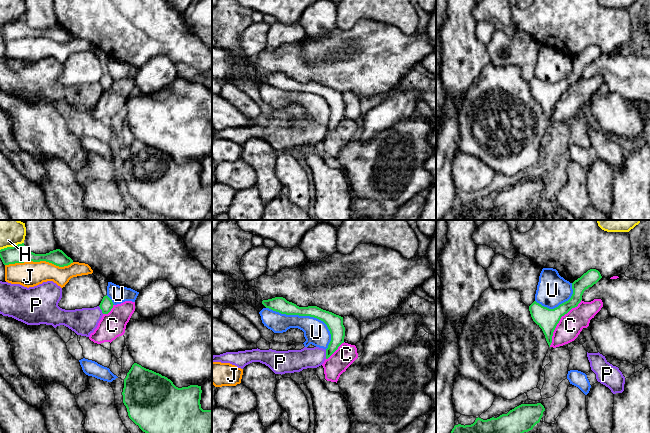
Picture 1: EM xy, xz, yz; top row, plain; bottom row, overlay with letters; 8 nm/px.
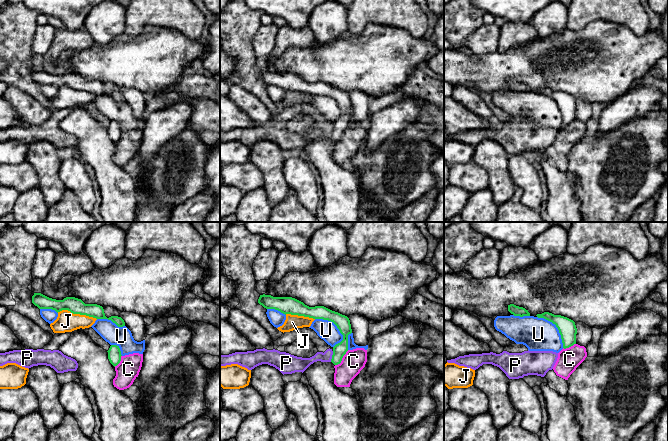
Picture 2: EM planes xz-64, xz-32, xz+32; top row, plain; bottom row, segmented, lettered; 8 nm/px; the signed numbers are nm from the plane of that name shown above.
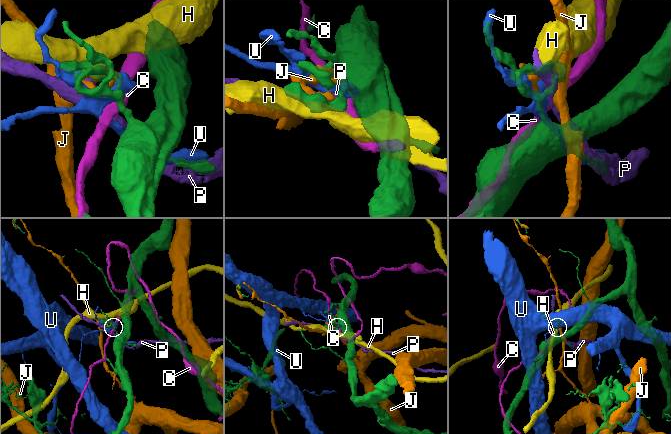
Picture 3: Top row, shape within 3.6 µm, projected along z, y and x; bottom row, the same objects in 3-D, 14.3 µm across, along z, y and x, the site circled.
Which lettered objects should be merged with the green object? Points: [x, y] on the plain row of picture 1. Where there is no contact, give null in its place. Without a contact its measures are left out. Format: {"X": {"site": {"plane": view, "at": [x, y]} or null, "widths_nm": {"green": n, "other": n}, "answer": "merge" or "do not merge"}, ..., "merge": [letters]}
{"C": {"site": {"plane": "yz", "at": [559, 96]}, "widths_nm": {"green": 170, "other": 190}, "answer": "do not merge"}, "H": {"site": {"plane": "xy", "at": [11, 23]}, "widths_nm": {"green": 150, "other": 180}, "answer": "do not merge"}, "J": {"site": {"plane": "xy", "at": [39, 37]}, "widths_nm": {"green": 150, "other": 200}, "answer": "do not merge"}, "P": {"site": {"plane": "xz", "at": [326, 130]}, "widths_nm": {"green": 130, "other": 180}, "answer": "do not merge"}, "U": {"site": {"plane": "xz", "at": [307, 91]}, "widths_nm": {"green": 130, "other": 200}, "answer": "do not merge"}, "merge": []}

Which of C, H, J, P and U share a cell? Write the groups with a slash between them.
C / H / J / P / U

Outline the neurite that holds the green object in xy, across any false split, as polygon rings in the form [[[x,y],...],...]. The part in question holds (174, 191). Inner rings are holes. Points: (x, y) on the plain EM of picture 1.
[[[134,139],[122,171],[129,194],[149,212],[167,220],[207,220],[212,212],[212,186],[201,184],[201,169],[201,162],[178,164],[167,153]]]

